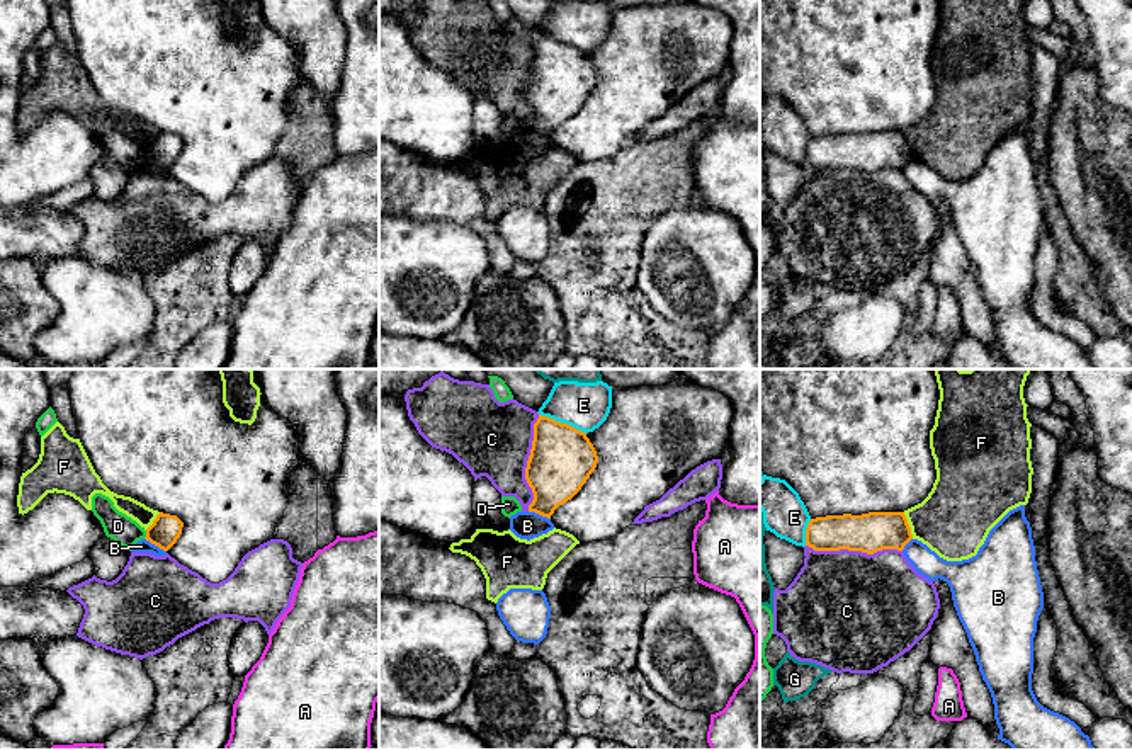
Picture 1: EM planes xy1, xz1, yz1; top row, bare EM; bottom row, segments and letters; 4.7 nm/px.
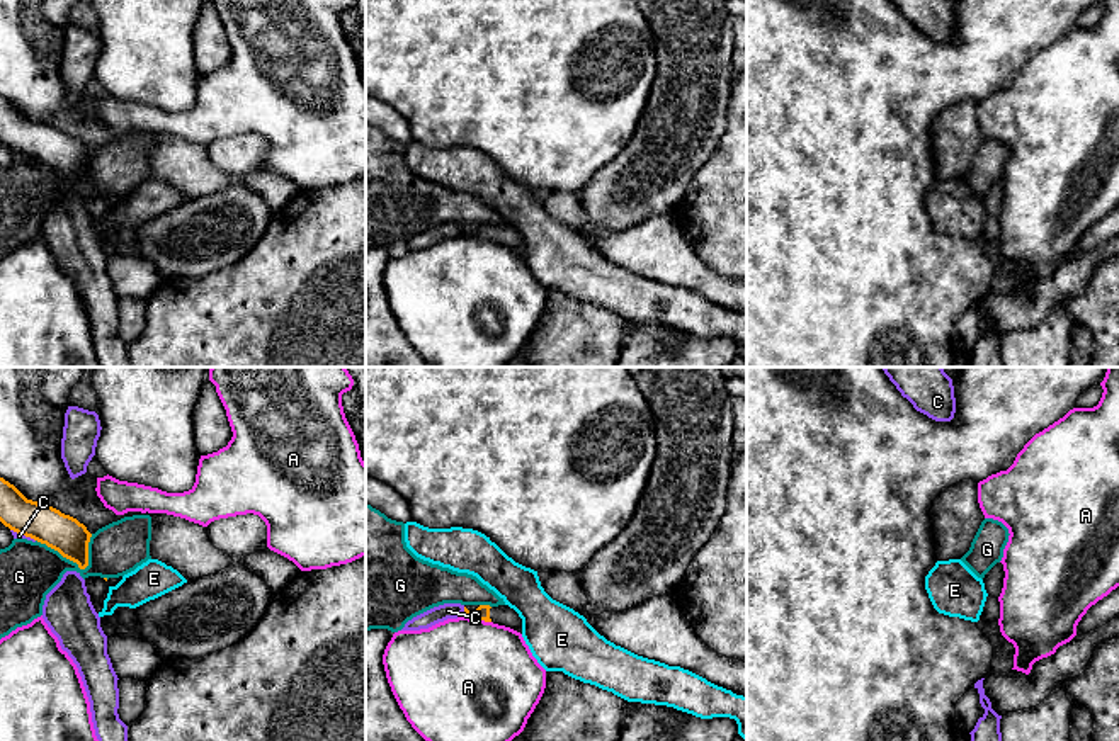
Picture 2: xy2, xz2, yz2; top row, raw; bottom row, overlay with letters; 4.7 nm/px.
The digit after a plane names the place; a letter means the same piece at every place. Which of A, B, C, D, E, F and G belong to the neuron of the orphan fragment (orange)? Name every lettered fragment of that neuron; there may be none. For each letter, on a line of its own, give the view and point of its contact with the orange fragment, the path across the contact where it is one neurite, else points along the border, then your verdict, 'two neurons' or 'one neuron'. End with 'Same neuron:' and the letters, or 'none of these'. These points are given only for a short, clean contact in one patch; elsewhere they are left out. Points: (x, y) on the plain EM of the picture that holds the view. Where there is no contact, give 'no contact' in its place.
A: contact xz2 (477, 238); two neurons
B: contact xy1 (155, 164); border xy1 (145, 157), (165, 170); two neurons
C: contact xz1 (527, 82); two neurons
D: contact xy1 (147, 153); two neurons
E: contact xz1 (563, 43); two neurons
F: contact yz1 (908, 145); two neurons
G: contact xy2 (63, 175); two neurons
Same neuron: none of these

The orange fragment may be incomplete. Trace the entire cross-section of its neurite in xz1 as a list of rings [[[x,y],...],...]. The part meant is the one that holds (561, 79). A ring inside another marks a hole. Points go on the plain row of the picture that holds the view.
[[[539,34],[525,87],[534,112],[529,131],[551,138],[559,124],[581,109],[597,82],[597,70],[585,51]]]

